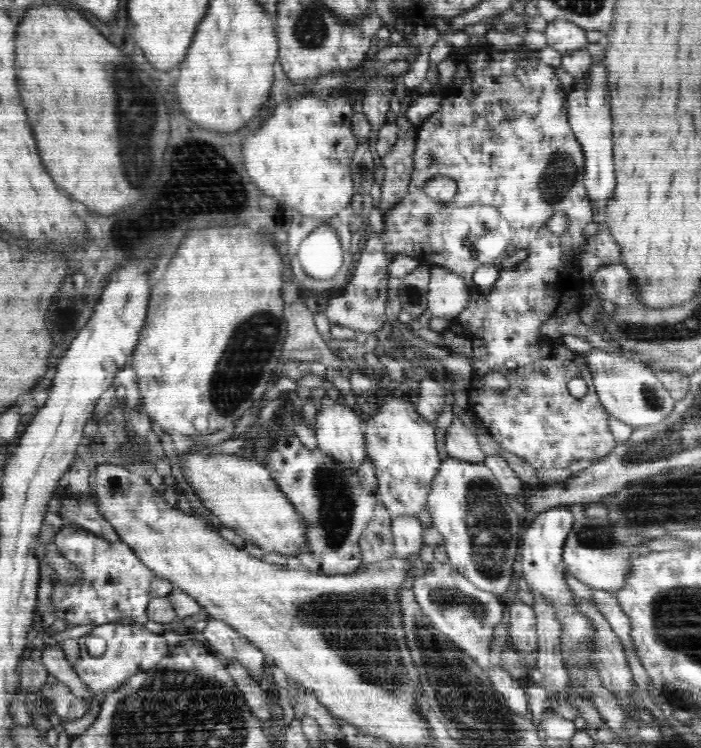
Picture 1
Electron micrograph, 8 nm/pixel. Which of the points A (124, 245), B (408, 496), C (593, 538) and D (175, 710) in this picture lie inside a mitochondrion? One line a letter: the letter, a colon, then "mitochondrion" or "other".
A: mitochondrion
B: other
C: mitochondrion
D: mitochondrion

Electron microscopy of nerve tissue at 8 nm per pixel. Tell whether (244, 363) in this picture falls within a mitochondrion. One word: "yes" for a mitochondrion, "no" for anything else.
yes

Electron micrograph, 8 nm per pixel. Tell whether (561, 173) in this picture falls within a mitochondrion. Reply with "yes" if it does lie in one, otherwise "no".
yes

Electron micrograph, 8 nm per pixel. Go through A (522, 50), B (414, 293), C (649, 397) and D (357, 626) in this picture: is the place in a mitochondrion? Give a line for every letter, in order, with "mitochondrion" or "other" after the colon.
A: other
B: mitochondrion
C: mitochondrion
D: mitochondrion

